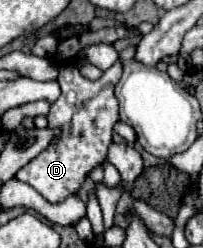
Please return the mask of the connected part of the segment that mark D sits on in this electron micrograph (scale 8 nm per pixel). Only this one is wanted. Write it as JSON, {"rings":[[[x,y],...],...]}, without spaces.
{"rings":[[[115,62],[103,76],[95,82],[89,82],[81,76],[77,66],[60,64],[57,81],[61,84],[61,96],[51,104],[49,112],[49,126],[59,126],[61,138],[57,138],[45,152],[41,152],[35,160],[23,166],[17,172],[21,182],[31,184],[47,202],[59,204],[67,196],[77,194],[85,176],[105,162],[107,148],[113,136],[113,124],[119,120],[119,106],[113,94],[115,82],[121,76],[121,62]]]}

